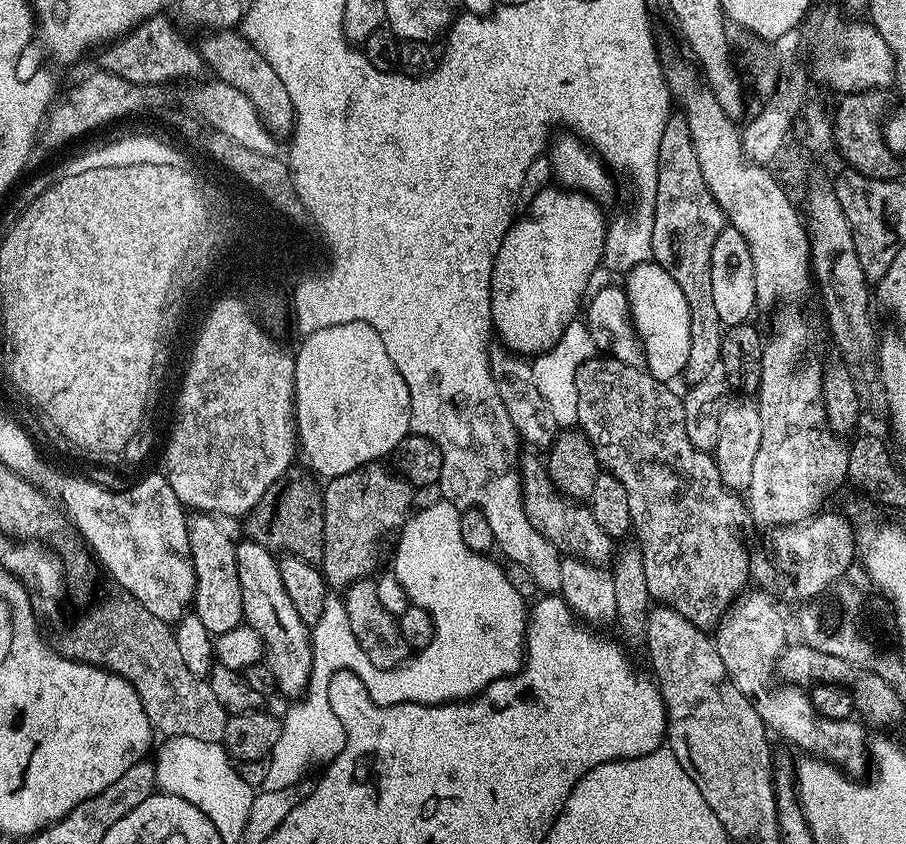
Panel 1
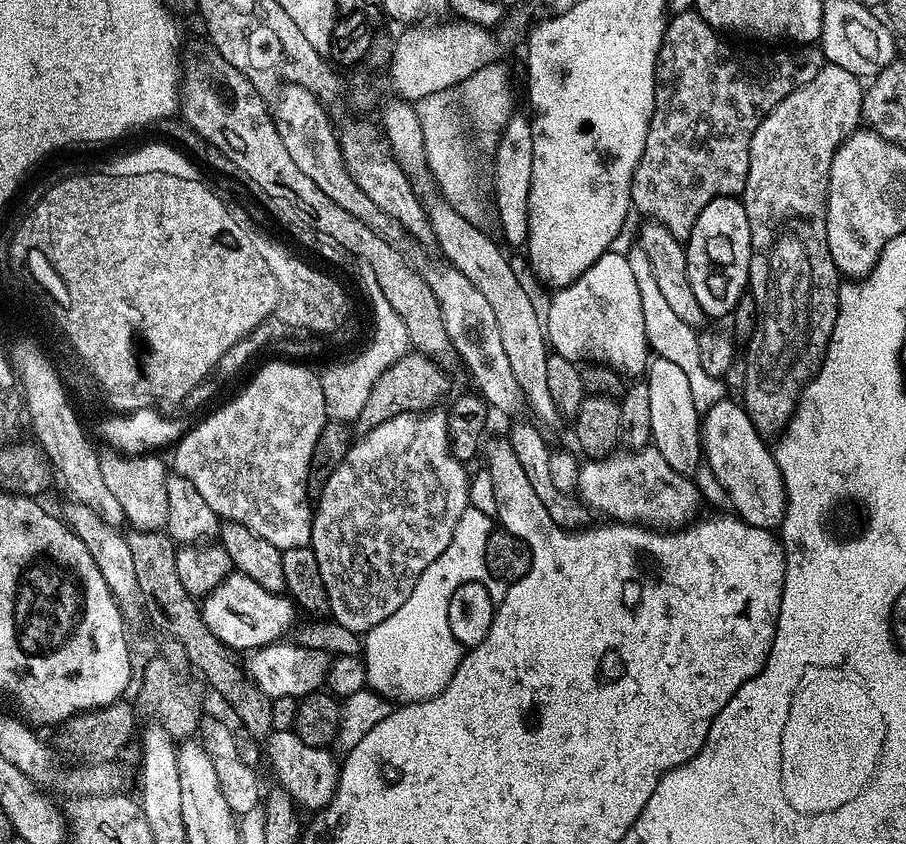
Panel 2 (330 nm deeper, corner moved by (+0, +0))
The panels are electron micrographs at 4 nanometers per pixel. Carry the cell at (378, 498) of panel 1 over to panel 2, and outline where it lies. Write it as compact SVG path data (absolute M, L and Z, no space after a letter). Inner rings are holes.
M416 350L401 355L374 382L366 404L354 421L357 433L373 432L375 428L382 426L382 422L390 422L390 418L405 415L409 410L435 409L444 392L444 380L440 377L440 372L442 373L441 365L427 356L421 356Z

